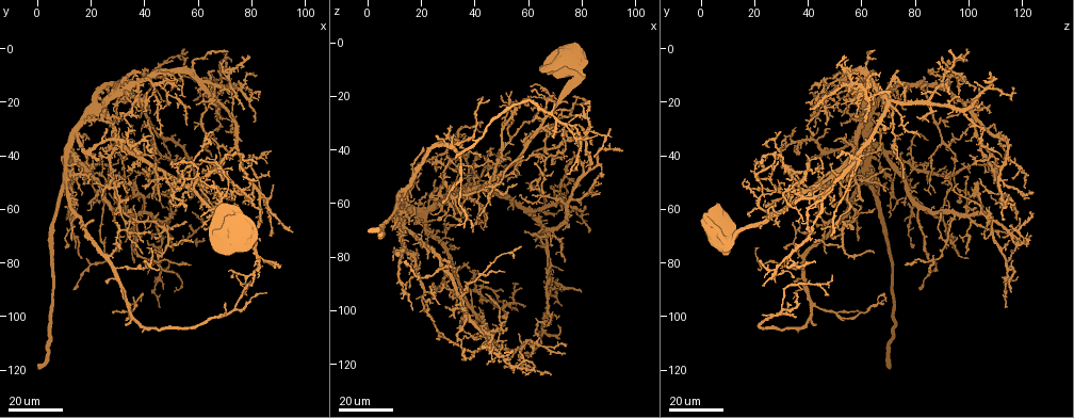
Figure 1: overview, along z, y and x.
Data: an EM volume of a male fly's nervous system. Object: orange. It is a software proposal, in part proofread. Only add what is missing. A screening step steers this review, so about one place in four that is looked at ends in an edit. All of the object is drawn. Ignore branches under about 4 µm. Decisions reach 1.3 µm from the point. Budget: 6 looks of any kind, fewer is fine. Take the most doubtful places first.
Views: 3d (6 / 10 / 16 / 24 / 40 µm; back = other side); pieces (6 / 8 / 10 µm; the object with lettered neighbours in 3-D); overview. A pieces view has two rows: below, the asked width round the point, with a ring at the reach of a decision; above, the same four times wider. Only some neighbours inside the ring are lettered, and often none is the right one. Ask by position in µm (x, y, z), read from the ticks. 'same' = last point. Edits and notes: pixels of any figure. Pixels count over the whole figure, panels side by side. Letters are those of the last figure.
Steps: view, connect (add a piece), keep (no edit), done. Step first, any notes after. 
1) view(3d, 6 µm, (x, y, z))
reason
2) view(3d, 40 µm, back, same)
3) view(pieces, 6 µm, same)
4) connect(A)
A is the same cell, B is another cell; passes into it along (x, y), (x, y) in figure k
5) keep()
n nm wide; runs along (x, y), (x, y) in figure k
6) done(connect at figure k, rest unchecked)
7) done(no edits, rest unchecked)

view(3d, 16 µm, (50, 21, 39))
branch stops here

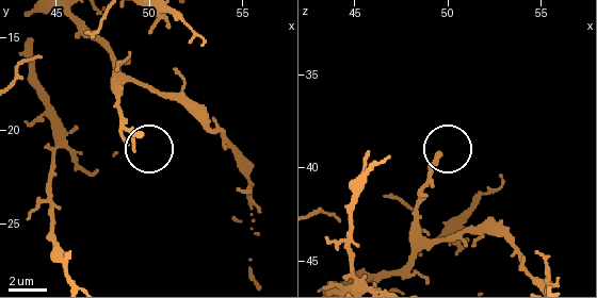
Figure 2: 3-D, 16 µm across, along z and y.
view(pieces, 8 µm, (49.5, 20.3, 39.3))
see the neighbours

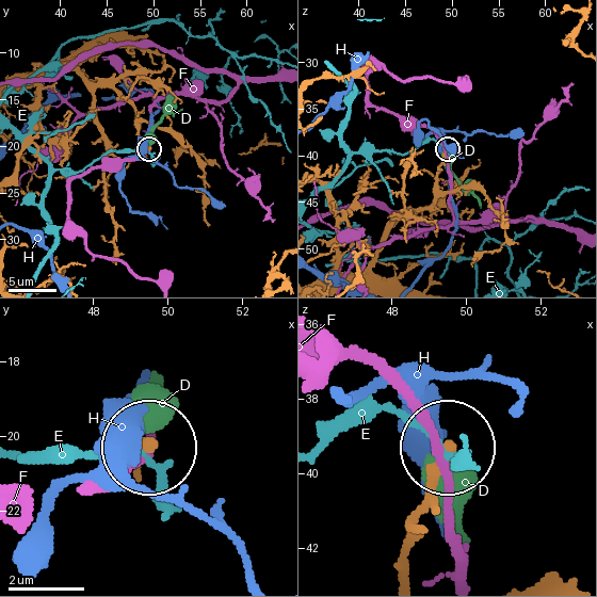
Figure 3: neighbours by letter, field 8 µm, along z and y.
keep()
290 nm wide; D, E, F and H are other cells; runs along (401, 562), (446, 450) in figure 3; no lettered piece goes on from it

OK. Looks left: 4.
view(3d, 16 µm, (87, 69, 48))
branch stops here

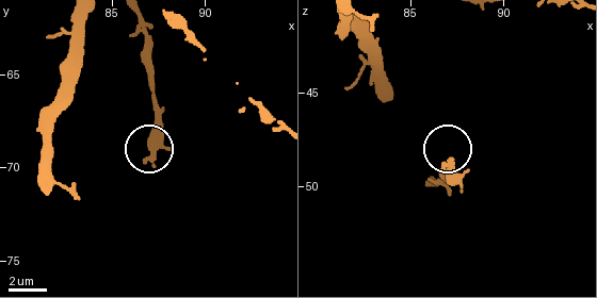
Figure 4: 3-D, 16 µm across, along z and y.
view(pieces, 8 µm, (86.8, 69.6, 48.9))

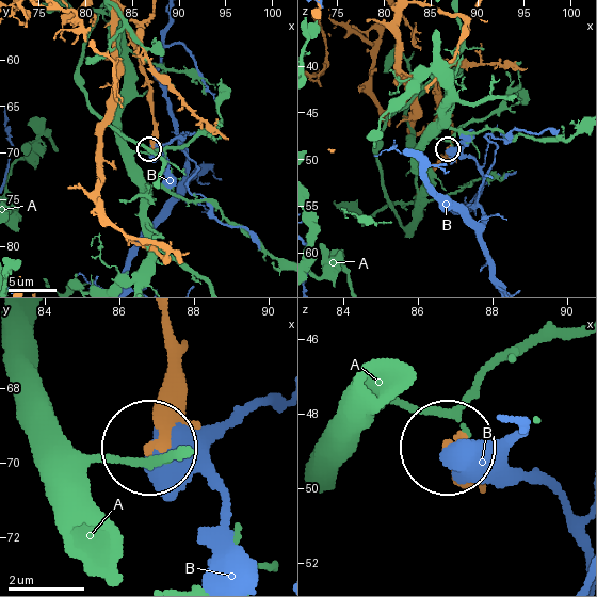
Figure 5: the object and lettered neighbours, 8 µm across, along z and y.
keep()
A and B are other cells; no lettered piece goes on from it

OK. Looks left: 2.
view(3d, 16 µm, (15, 59, 59))

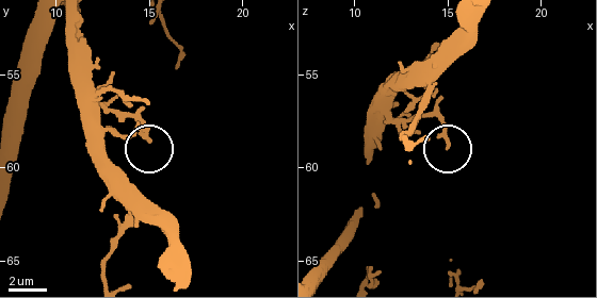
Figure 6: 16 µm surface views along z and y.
view(pieces, 6 µm, (15.0, 58.5, 58.9))

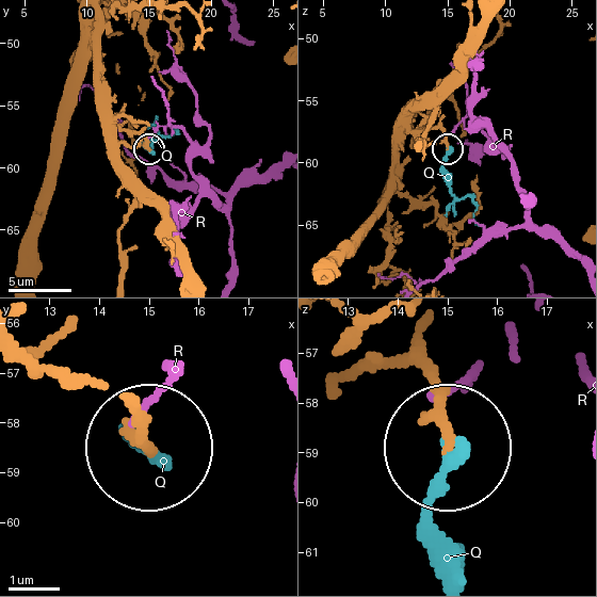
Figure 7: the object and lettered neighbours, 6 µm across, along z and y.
connect(Q)
Q is the same cell, R is another cell; passes into it along (396, 364), (420, 376), (446, 436), (433, 516), (446, 567) in figure 7; the neuron continues

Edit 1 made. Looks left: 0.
done(connect at figure 7, rest unchecked)

